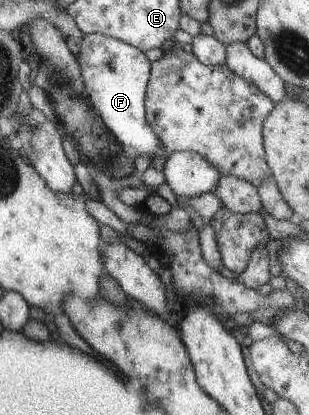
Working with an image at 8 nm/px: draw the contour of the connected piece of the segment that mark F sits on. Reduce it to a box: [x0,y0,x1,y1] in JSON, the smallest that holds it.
[75,33,164,157]

